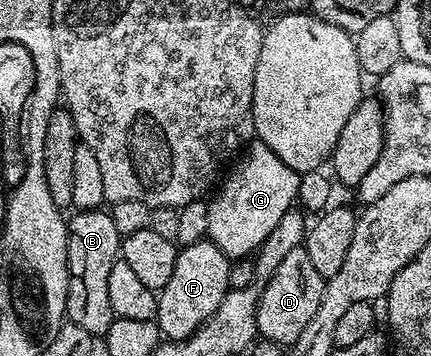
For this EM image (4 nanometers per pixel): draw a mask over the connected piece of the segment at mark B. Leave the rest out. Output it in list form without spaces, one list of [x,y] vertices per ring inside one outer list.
[[[80,210],[73,220],[67,221],[68,226],[68,293],[66,294],[66,316],[71,323],[82,326],[94,338],[102,338],[110,330],[113,322],[110,310],[109,279],[110,266],[120,255],[121,236],[114,227],[111,215],[104,210]]]

